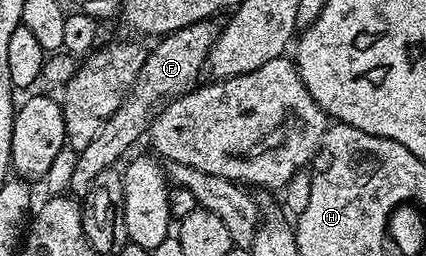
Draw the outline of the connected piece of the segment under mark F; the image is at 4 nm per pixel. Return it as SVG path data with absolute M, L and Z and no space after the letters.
M213 19L201 20L175 32L169 32L155 43L158 45L154 49L151 47L147 51L143 68L139 71L139 76L124 98L123 104L108 118L108 122L104 122L104 130L100 130L100 134L96 134L96 138L92 138L92 142L77 153L76 170L72 173L69 186L69 191L75 197L85 197L100 172L113 169L118 164L117 160L141 136L143 139L149 133L152 114L157 113L163 104L199 87L203 79L201 76L204 76L204 69L207 67L209 52L220 33L219 25L214 23Z

